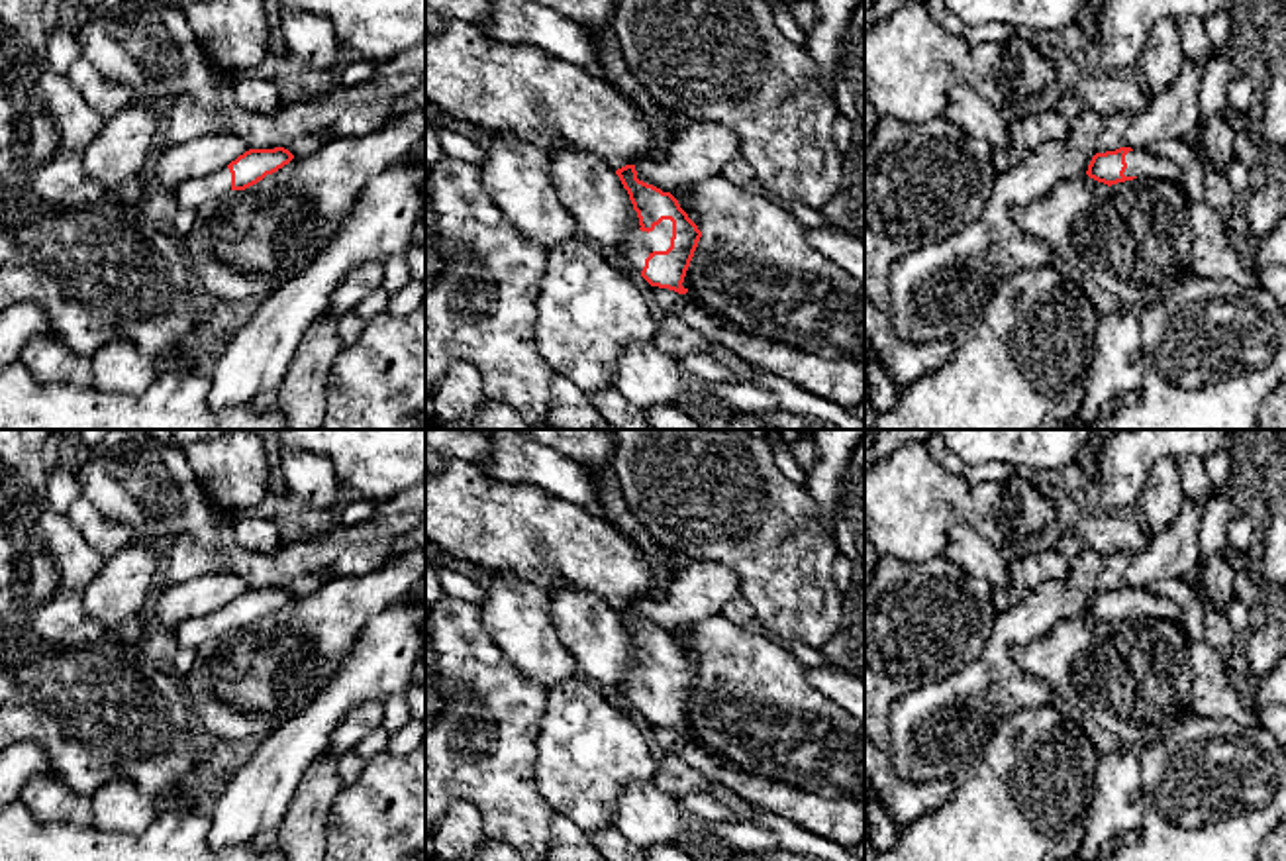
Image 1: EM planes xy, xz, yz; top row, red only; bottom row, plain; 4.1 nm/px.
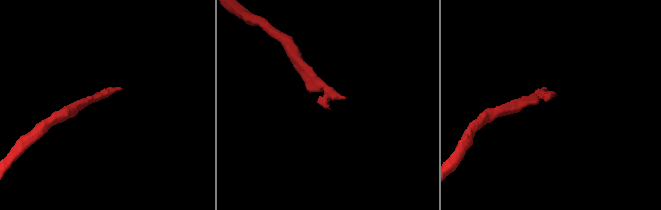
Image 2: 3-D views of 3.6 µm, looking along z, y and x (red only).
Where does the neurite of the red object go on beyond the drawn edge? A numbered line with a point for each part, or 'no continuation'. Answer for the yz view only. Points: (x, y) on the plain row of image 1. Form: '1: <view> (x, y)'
1: yz (1139, 603)

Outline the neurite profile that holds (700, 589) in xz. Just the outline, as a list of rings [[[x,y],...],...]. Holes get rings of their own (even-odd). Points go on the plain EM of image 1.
[[[686,561],[672,577],[665,598],[641,598],[635,610],[639,620],[672,633],[719,616],[723,606],[739,596],[739,577],[733,569]]]

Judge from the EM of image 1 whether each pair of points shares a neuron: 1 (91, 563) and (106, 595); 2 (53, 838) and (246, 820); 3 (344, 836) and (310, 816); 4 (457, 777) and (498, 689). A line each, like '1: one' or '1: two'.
1: two
2: two
3: two
4: one

